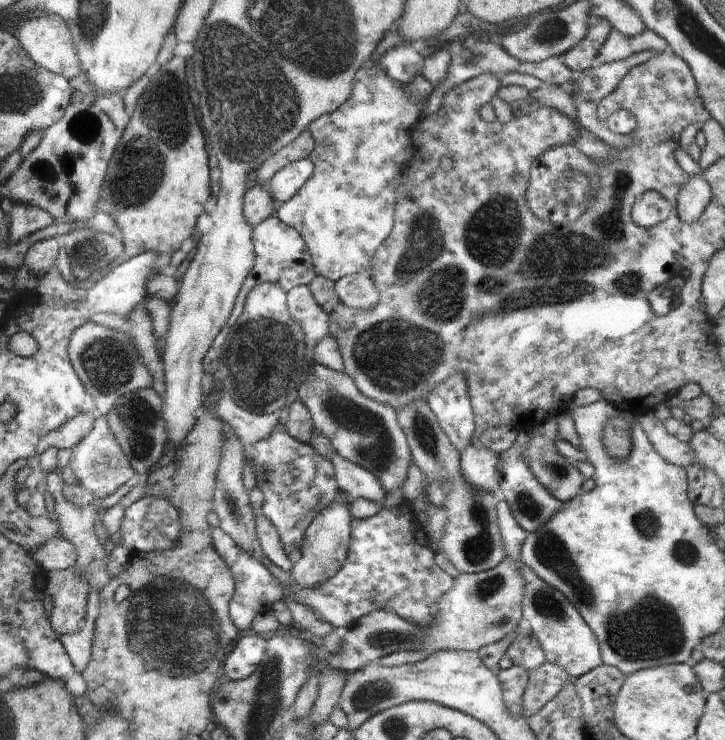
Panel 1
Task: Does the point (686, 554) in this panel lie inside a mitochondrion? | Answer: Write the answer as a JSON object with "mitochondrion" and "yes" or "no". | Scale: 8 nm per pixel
{"mitochondrion":"yes"}

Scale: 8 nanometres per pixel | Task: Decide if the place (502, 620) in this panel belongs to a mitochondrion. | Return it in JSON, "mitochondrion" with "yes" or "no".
{"mitochondrion":"yes"}

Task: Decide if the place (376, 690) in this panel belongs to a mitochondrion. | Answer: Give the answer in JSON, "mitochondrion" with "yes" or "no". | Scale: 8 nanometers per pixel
{"mitochondrion":"yes"}

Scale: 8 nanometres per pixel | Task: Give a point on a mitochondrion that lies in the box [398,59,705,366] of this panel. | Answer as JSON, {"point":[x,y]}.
{"point":[570,185]}

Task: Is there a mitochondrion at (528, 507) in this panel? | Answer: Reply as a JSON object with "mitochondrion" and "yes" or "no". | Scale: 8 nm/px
{"mitochondrion":"yes"}

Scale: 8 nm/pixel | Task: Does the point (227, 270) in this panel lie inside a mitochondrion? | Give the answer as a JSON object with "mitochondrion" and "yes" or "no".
{"mitochondrion":"no"}

